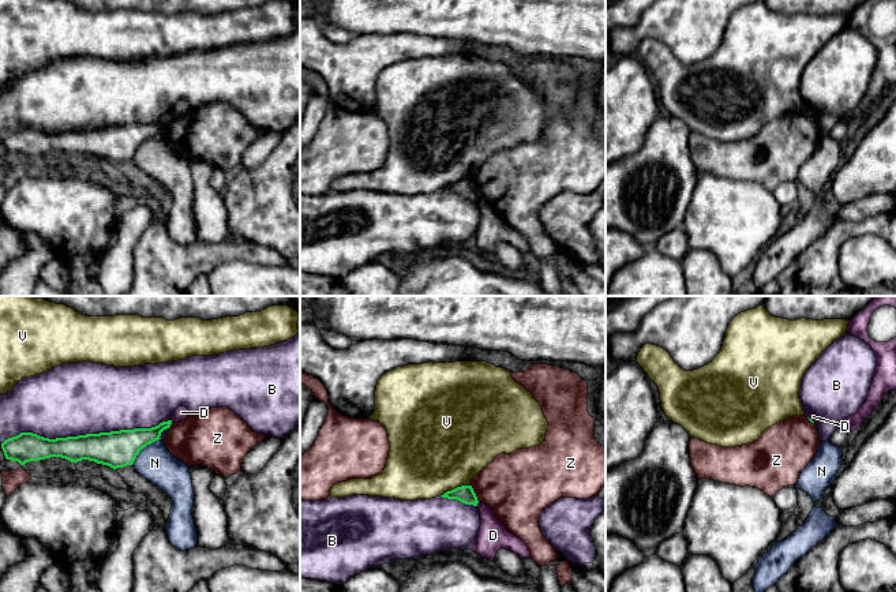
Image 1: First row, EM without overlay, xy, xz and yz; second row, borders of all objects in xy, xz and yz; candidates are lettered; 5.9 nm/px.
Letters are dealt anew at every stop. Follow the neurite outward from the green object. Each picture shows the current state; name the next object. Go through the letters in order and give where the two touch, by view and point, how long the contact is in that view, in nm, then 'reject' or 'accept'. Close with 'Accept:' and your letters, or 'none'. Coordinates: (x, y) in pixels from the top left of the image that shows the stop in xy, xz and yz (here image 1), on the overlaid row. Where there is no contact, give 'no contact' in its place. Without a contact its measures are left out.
B: contact xy (86, 434); length 1000 nm; reject
D: contact xz (478, 502); length 30 nm; reject
N: contact xy (143, 446); length 240 nm; reject
V: contact xz (454, 489); length 200 nm; reject
Z: contact xz (473, 493); length 120 nm; reject
Accept: none

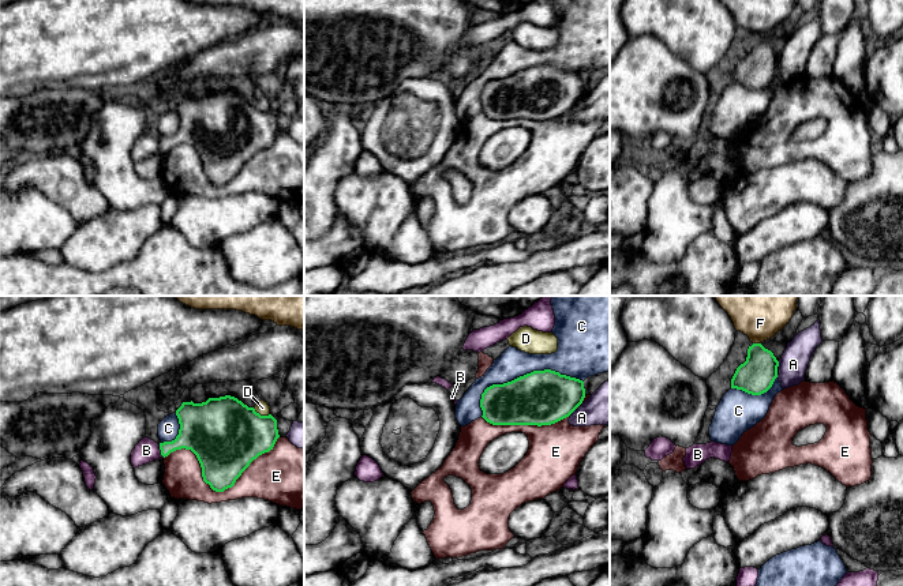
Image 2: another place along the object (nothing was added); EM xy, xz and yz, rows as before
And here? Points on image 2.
A: contact yz (778, 364); length 30 nm; reject
B: contact xy (161, 451); length 90 nm; reject
C: contact xz (520, 376); length 650 nm; reject
D: contact xy (259, 414); length 110 nm; reject
E: contact xy (217, 491); length 700 nm; reject
F: contact yz (757, 344); length 50 nm; reject
Accept: none

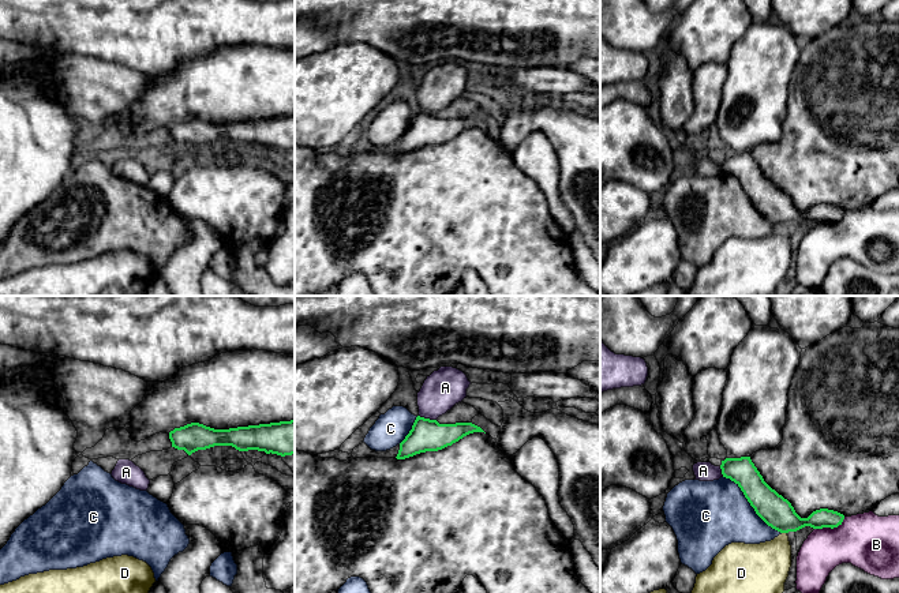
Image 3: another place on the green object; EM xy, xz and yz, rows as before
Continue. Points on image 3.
A: contact xz (427, 419); length 110 nm; reject
B: contact yz (830, 526); length 200 nm; reject
C: contact yz (750, 505); length 480 nm; reject
D: contact yz (785, 532); length 30 nm; reject
Accept: none

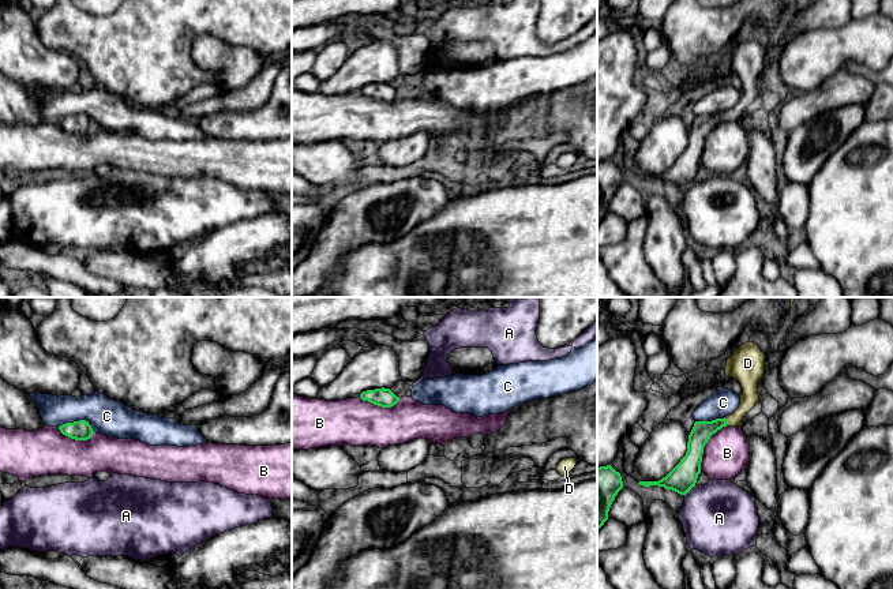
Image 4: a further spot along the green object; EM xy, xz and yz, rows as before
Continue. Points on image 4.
A: contact yz (689, 490); length 100 nm; reject
B: contact yz (704, 446); length 300 nm; reject
C: contact xy (78, 421); length 220 nm; reject
D: contact yz (725, 421); length 60 nm; accept
Accept: D

